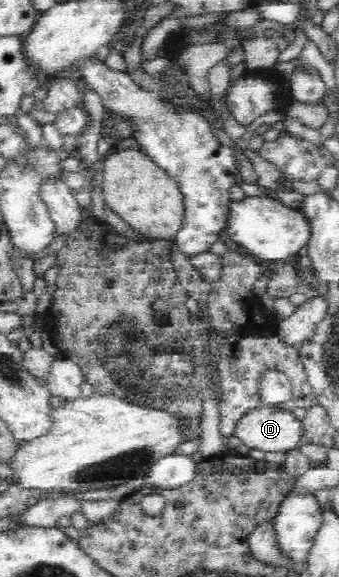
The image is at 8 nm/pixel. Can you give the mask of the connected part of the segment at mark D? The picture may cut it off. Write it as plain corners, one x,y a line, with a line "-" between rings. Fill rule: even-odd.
262,404
253,410
249,410
241,418
241,422
235,428
235,436
251,449
284,453
295,450
295,448
299,449
308,439
304,424
293,415
292,410
278,406
275,408
267,407

